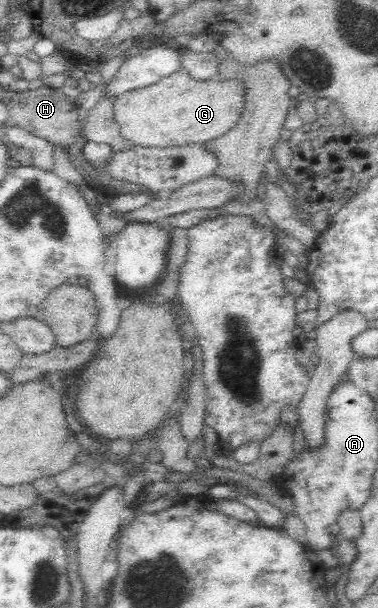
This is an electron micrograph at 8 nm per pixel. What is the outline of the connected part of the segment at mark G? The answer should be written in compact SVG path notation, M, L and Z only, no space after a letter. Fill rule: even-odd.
M179 69L153 85L116 97L113 115L120 134L132 145L165 148L204 144L233 129L244 108L244 95L244 85L238 79L197 81Z

